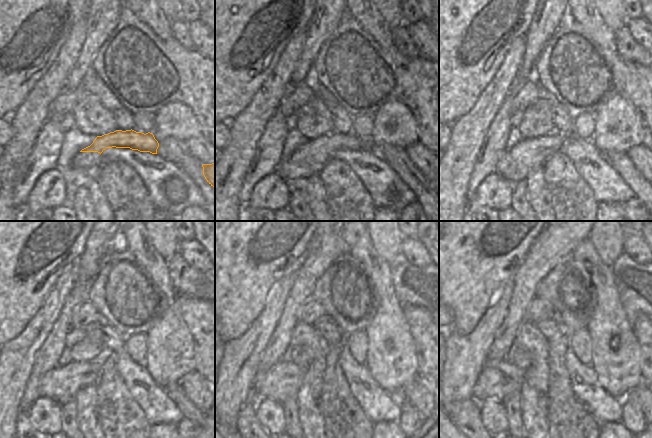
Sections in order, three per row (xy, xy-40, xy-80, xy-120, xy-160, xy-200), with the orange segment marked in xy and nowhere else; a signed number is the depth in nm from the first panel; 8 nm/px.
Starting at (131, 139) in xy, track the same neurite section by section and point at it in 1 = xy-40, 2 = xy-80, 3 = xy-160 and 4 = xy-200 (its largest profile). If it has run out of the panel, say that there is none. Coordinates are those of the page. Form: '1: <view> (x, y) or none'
1: xy-40 (329, 143)
2: xy-80 (551, 143)
3: xy-160 (276, 382)
4: xy-200 (496, 380)

